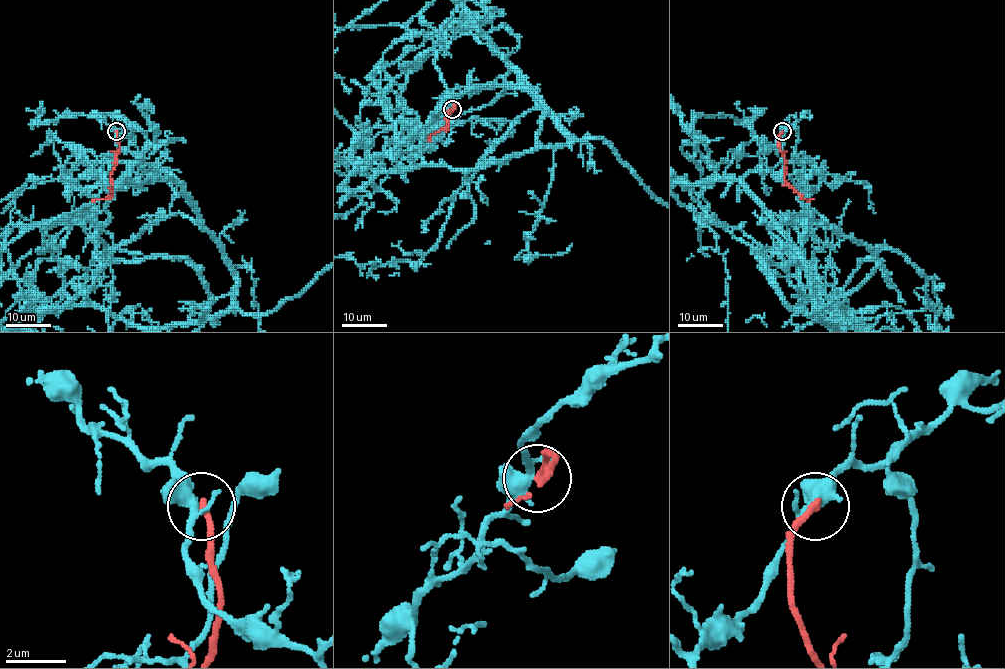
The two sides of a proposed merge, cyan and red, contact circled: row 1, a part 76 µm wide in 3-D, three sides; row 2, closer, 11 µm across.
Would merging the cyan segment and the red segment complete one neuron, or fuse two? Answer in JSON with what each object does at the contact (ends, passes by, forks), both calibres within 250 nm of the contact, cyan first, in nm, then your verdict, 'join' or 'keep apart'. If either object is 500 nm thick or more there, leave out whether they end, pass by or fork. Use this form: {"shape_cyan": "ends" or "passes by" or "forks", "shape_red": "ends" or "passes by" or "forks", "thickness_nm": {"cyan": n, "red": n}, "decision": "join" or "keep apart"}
{"shape_cyan": "forks", "shape_red": "ends", "thickness_nm": {"cyan": 340, "red": 240}, "decision": "keep apart"}

